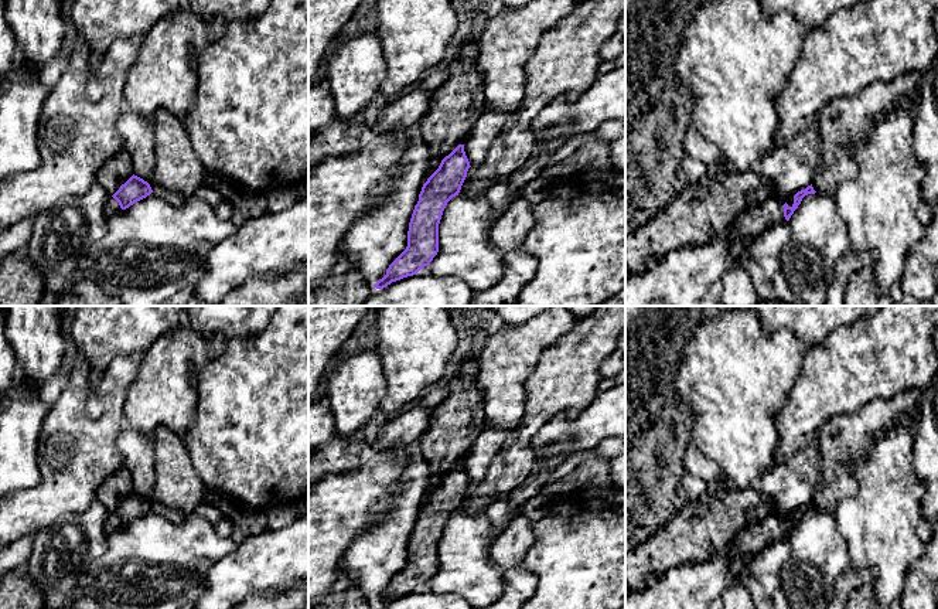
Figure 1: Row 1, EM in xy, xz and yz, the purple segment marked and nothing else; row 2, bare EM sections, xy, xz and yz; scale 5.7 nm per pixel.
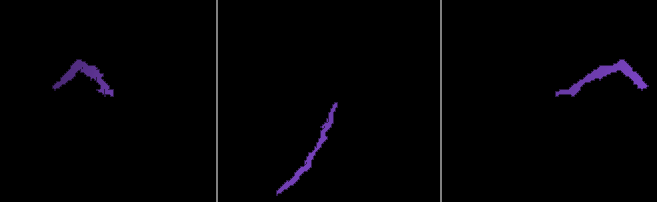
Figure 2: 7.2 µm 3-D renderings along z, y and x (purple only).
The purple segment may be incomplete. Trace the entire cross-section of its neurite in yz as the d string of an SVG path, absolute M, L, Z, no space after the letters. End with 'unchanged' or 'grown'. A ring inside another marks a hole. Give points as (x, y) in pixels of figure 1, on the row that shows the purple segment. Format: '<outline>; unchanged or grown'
M812 184L794 195L794 204L787 203L781 205L777 198L770 197L764 203L748 207L740 214L724 234L733 234L734 238L730 245L730 255L739 259L744 248L753 242L763 231L774 224L789 221L794 211L808 194L815 194Z; grown

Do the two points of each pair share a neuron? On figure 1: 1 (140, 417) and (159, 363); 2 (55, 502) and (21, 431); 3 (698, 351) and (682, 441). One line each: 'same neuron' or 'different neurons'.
1: same neuron
2: different neurons
3: different neurons

